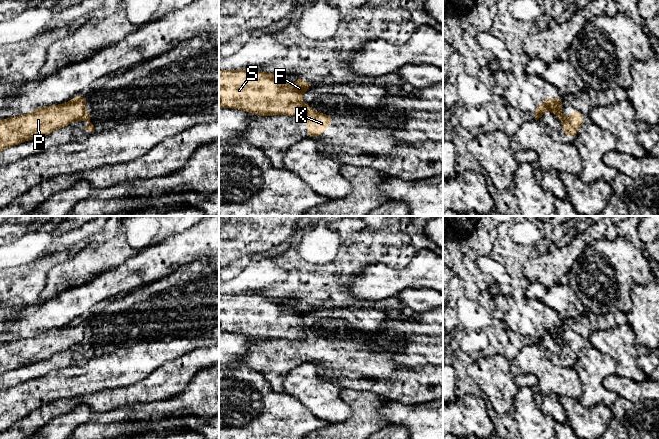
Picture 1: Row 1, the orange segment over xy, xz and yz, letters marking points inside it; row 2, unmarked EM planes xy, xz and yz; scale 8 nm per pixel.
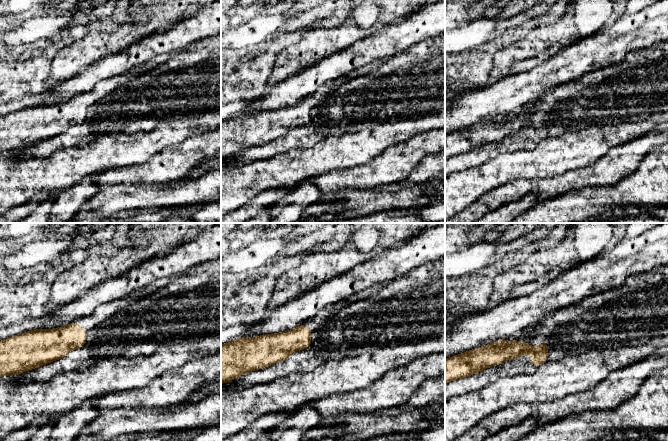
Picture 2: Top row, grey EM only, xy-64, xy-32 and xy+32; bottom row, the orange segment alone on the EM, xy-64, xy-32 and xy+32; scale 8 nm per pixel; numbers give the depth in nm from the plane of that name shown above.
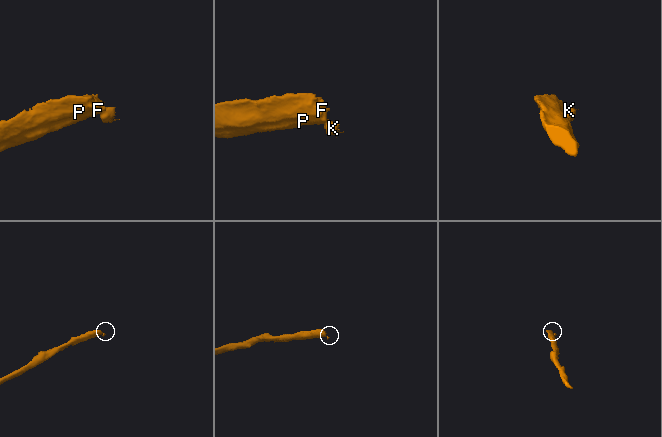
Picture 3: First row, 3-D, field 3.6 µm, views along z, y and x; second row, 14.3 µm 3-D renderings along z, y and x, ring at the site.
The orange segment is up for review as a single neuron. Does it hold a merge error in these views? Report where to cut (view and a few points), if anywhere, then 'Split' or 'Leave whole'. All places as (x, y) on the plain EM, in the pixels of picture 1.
Split along xy (84, 336), (81, 343). Split

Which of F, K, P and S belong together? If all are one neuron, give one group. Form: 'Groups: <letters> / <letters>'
Groups: F P S / K

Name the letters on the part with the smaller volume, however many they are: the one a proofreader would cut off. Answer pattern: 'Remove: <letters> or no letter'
Remove: K

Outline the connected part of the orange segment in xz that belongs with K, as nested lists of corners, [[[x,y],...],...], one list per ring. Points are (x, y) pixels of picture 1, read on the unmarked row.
[[[311,330],[307,331],[306,338],[308,339],[307,357],[310,362],[316,363],[322,359],[333,345],[333,340],[316,336]]]

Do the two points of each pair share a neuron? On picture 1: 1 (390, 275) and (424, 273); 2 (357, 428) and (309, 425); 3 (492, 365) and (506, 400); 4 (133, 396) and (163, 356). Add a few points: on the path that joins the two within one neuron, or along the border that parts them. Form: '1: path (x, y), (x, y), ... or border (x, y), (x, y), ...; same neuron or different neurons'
1: path (398, 274), (416, 273); same neuron
2: border (331, 424), (320, 428); different neurons
3: path (492, 374), (501, 391); same neuron
4: border (168, 361), (158, 366), (144, 379), (128, 385); different neurons

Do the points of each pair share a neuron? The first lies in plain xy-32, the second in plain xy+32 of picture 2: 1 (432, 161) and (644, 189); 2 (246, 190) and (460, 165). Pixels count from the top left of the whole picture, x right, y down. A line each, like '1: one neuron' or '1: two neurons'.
1: one neuron
2: two neurons

